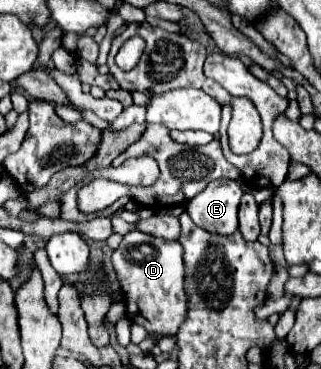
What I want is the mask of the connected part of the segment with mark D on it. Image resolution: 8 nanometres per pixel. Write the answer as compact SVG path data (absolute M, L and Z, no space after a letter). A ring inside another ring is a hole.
M133 230L123 236L119 248L111 256L111 264L125 295L128 317L141 324L149 334L139 348L150 353L157 345L153 336L175 335L185 322L187 296L183 290L183 248L175 240L163 240Z

